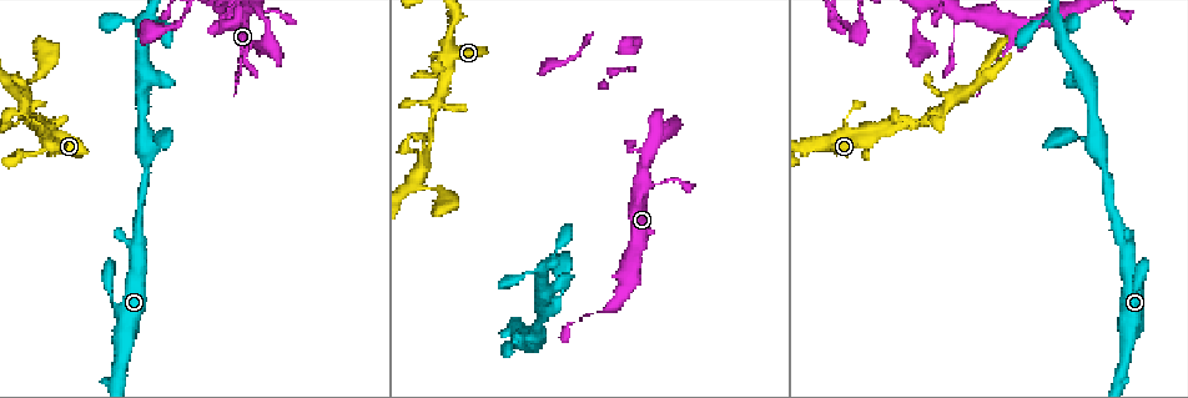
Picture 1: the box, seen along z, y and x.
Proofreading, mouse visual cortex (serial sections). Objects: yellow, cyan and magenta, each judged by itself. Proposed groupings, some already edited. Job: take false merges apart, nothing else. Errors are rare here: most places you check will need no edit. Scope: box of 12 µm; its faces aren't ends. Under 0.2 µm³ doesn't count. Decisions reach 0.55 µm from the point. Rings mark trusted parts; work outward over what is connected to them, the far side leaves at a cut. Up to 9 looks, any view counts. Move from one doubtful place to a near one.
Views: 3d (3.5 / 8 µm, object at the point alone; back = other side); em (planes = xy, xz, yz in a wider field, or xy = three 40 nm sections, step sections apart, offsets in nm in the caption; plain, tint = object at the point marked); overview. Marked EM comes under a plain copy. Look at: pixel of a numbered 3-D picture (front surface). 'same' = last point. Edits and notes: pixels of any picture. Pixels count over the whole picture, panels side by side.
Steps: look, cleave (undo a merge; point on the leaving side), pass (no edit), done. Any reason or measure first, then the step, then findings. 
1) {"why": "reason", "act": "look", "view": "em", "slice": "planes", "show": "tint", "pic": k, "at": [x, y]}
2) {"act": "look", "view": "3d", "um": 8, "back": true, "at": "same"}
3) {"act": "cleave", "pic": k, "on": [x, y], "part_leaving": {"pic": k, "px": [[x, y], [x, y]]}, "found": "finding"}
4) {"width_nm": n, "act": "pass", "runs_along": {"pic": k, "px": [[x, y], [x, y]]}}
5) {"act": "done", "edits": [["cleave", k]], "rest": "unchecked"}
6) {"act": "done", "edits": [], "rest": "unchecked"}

{"why": "abrupt turn", "act": "look", "view": "3d", "um": 3.5, "pic": 1, "at": [266, 20]}

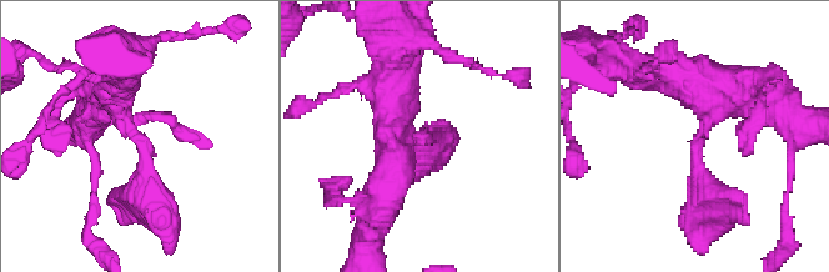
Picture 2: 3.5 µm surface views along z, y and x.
{"act": "pass", "runs_along": {"pic": 2, "px": [[110, 89], [164, 215]]}, "found": "one cell here"}

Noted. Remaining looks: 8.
{"why": "calibre changes", "act": "look", "view": "3d", "um": 3.5, "back": true, "pic": 1, "at": [441, 99]}

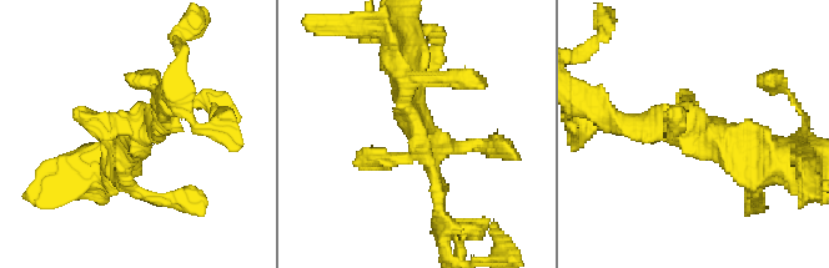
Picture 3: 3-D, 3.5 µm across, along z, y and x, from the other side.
{"act": "look", "view": "em", "slice": "xy", "step": 3, "show": "tint", "pic": 3, "at": [140, 125]}

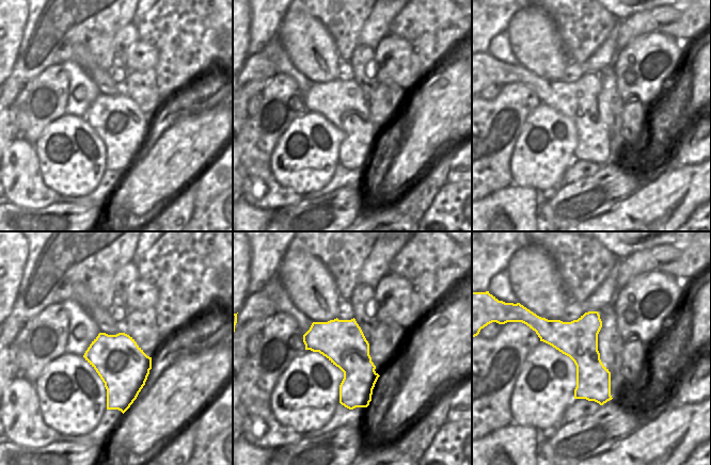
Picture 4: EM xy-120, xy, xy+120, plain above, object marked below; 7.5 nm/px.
{"act": "pass", "found": "all the same cell"}

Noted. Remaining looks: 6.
{"why": "calibre changes", "act": "look", "view": "3d", "um": 3.5, "pic": 1, "at": [950, 101]}

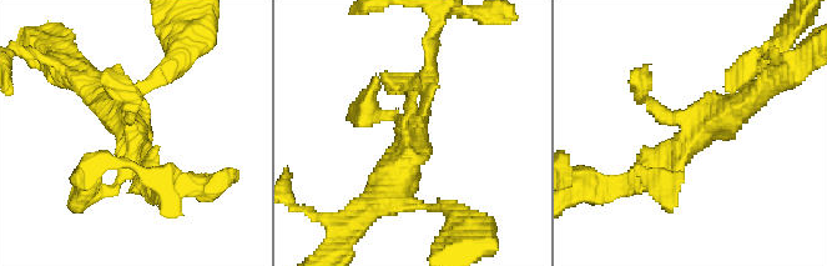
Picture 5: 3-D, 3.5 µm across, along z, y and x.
{"why": "shape alone is not enough", "act": "look", "view": "em", "slice": "xy", "step": 1, "show": "tint", "pic": 5, "at": [137, 138]}

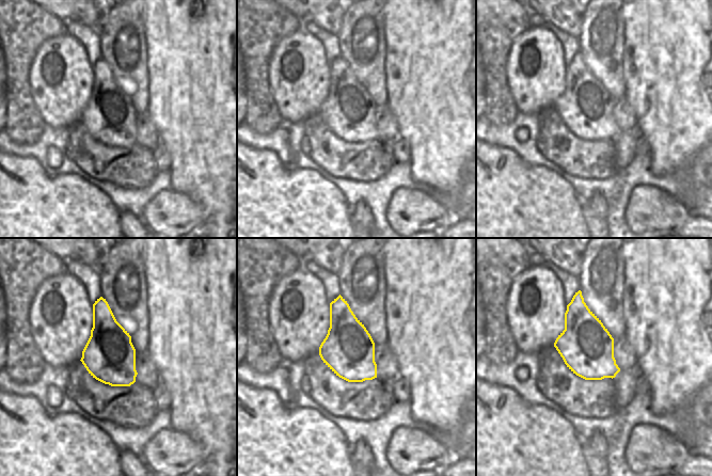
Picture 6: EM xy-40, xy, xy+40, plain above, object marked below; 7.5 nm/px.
{"act": "pass", "runs_along": {"pic": 5, "px": [[628, 181], [756, 96]]}, "found": "all the same cell"}

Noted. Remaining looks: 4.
{"why": "arms part here", "act": "look", "view": "3d", "um": 3.5, "back": true, "pic": 1, "at": [147, 153]}

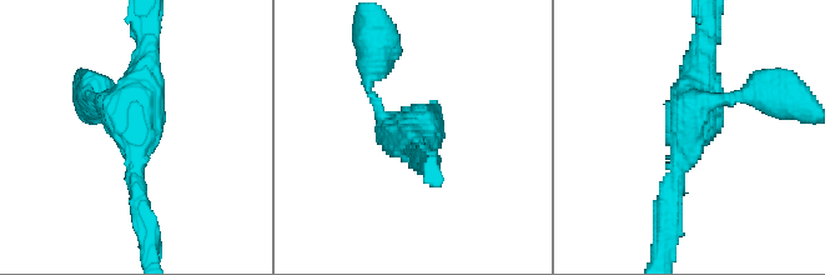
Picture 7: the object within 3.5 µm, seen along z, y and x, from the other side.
{"act": "look", "view": "em", "slice": "xy", "step": 2, "show": "tint", "pic": 7, "at": [685, 129]}

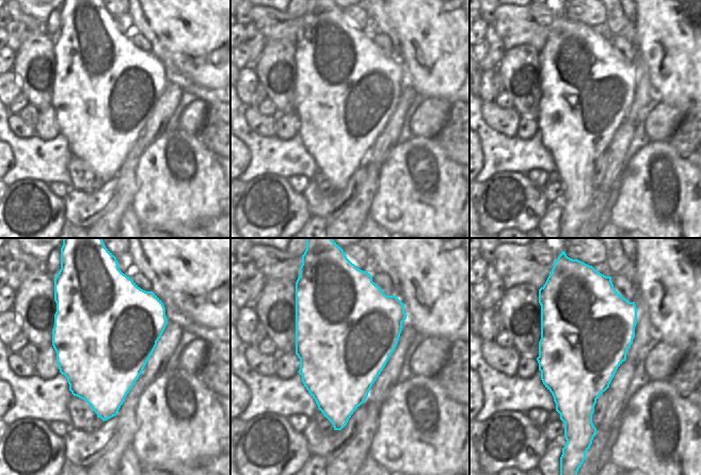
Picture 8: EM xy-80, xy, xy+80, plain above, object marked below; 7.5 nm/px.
{"act": "pass", "runs_along": {"pic": 7, "px": [[673, 185], [693, 120], [705, 28]]}, "found": "continuous, no second cell"}

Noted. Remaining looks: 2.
{"act": "done", "edits": [], "rest": "unchecked"}

